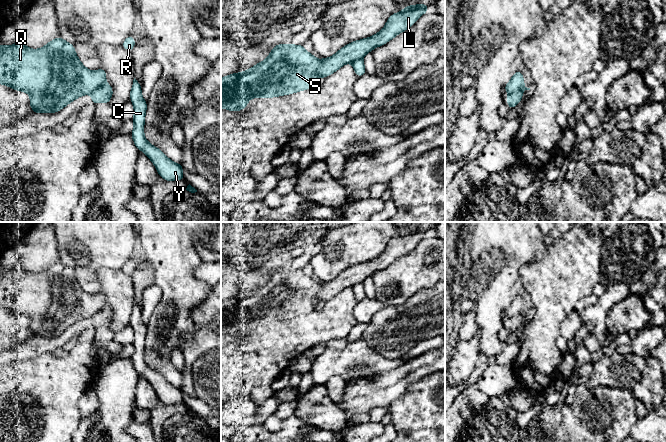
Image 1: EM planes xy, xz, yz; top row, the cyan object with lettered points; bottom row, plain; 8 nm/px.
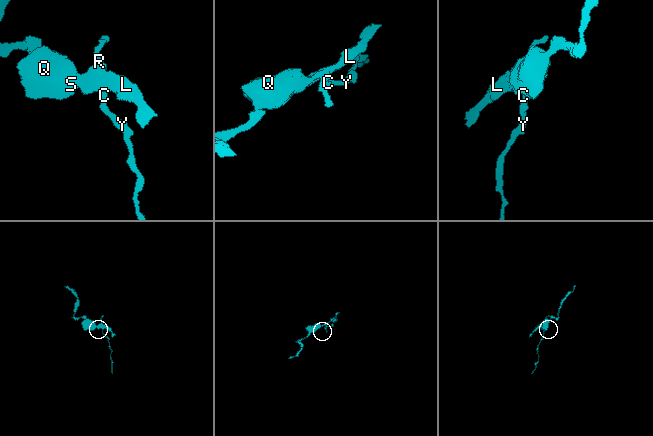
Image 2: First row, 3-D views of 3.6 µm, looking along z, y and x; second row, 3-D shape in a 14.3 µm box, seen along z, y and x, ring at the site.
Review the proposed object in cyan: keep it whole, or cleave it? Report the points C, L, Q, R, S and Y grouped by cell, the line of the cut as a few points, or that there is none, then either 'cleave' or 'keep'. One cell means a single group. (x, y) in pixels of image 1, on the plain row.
C Q R S Y / L; cut in xz along (320, 284), (316, 298); cleave

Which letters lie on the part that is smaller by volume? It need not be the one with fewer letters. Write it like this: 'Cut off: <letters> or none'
Cut off: L

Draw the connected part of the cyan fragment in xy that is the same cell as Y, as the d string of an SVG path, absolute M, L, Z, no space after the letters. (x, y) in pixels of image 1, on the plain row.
M135 302L130 315L130 324L134 331L132 343L134 353L131 355L131 360L137 373L148 380L157 393L159 400L164 404L185 404L181 388L170 384L159 372L151 369L145 362L144 348L147 327L142 321L141 308Z

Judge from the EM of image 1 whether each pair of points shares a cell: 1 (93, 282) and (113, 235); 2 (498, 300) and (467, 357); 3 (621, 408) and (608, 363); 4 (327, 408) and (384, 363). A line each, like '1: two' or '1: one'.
1: one
2: two
3: two
4: two

